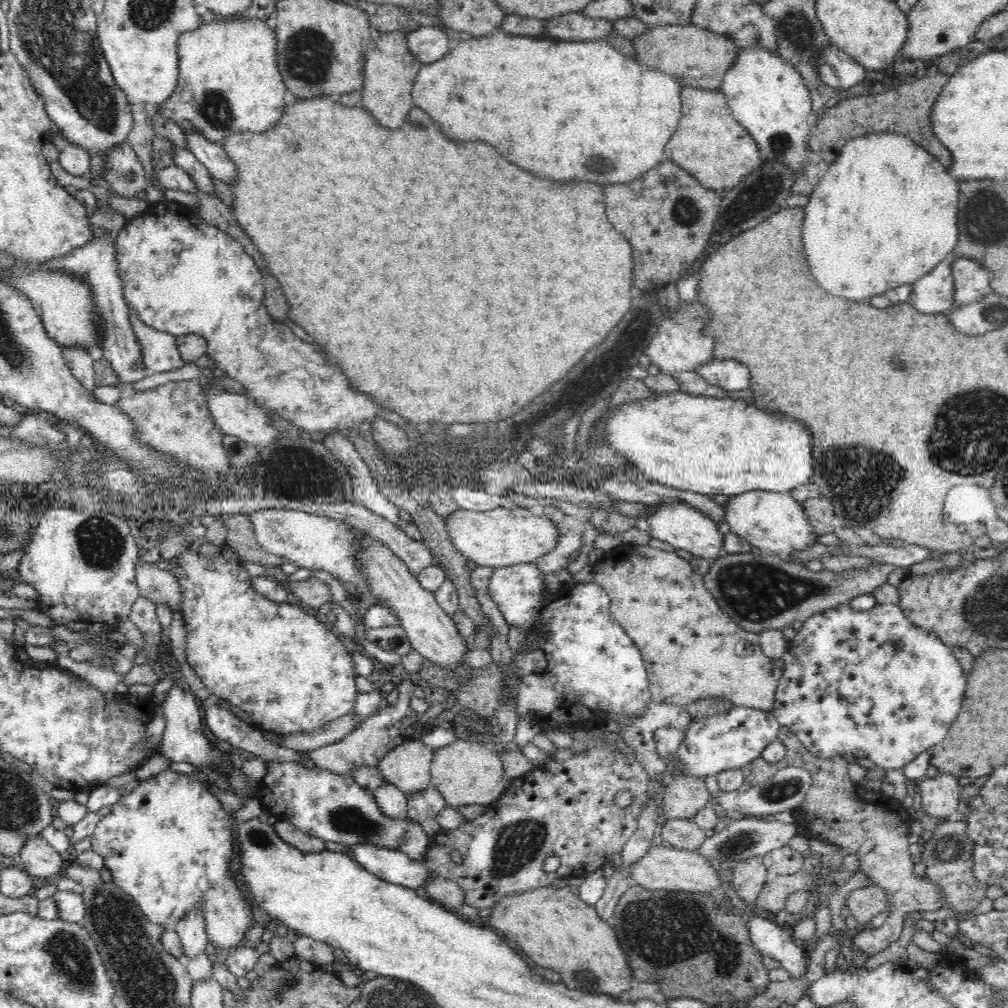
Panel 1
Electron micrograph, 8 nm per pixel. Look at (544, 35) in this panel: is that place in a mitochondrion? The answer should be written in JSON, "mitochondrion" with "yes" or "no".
{"mitochondrion":"no"}

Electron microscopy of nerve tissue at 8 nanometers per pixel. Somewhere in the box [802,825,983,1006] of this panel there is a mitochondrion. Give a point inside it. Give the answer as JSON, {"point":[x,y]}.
{"point":[943,848]}

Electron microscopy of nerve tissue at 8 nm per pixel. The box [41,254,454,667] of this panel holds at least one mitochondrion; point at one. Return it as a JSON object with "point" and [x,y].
{"point":[101,545]}

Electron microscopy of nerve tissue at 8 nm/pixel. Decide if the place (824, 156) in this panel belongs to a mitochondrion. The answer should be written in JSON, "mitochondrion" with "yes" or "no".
{"mitochondrion":"no"}

